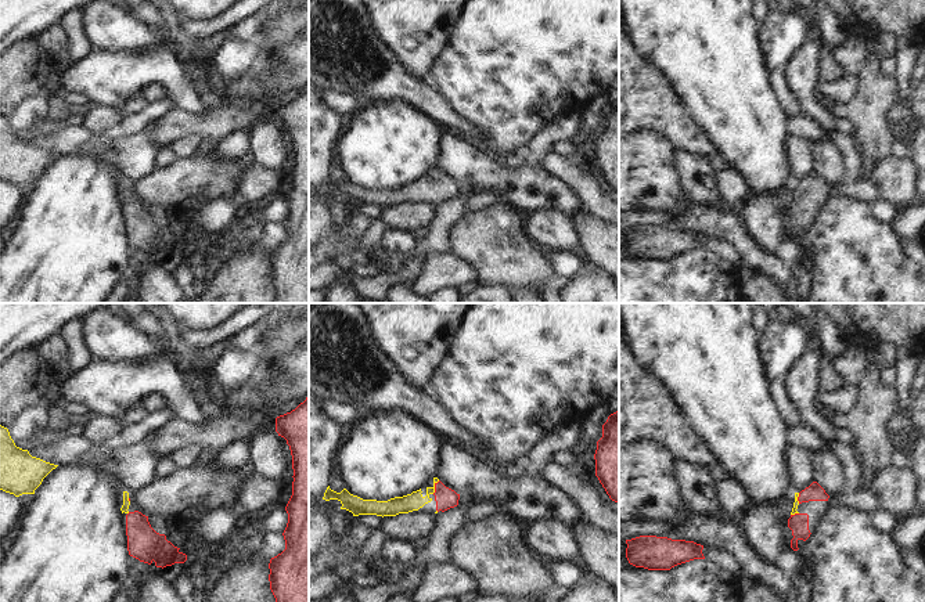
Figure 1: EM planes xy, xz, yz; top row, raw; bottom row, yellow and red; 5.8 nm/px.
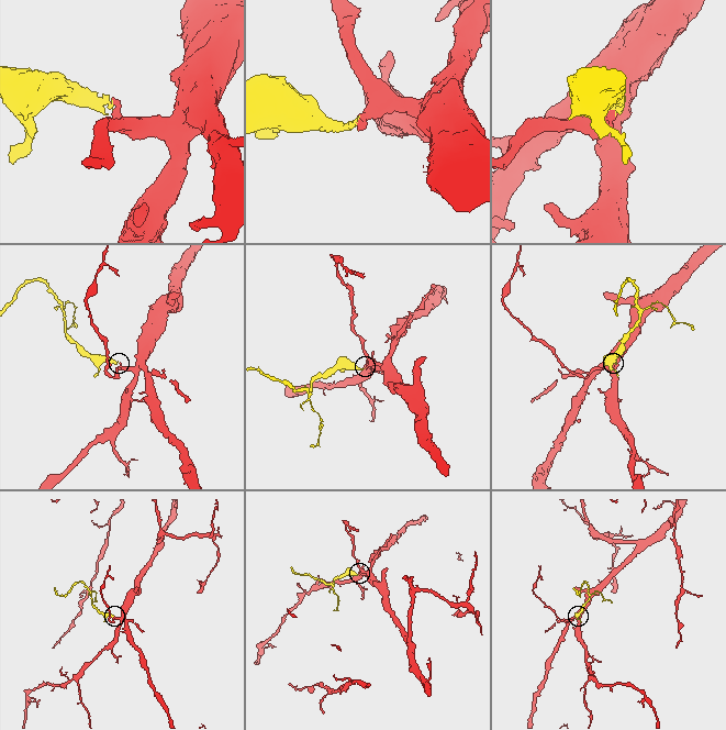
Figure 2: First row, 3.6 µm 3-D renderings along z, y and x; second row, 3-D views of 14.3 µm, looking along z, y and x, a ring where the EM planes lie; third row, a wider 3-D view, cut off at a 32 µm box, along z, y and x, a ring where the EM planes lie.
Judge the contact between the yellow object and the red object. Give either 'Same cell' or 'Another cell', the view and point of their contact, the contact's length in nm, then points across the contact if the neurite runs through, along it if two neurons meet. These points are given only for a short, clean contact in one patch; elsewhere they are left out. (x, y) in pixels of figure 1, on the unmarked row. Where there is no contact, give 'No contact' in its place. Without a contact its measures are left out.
Same cell. Touches yellow at xz (434, 177). Shared border 90 nm. Path across: xz (414, 191), (421, 191), (434, 177), (445, 187)

